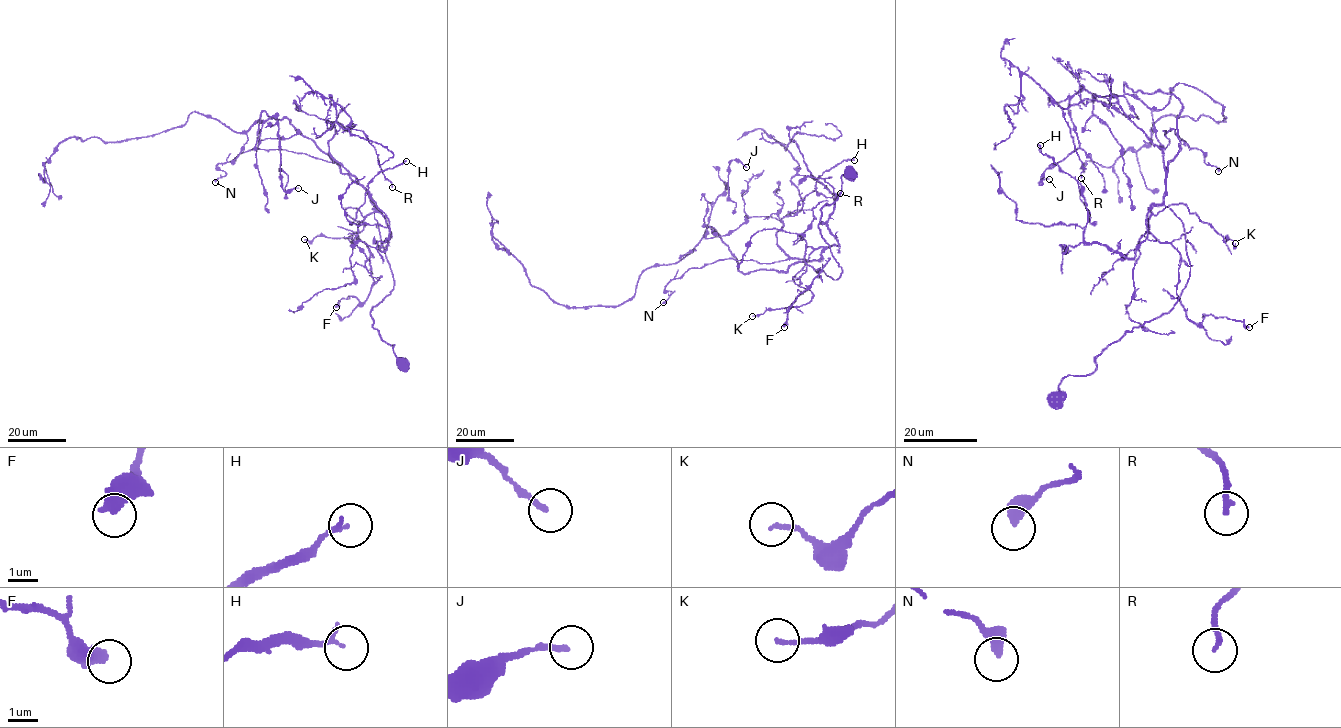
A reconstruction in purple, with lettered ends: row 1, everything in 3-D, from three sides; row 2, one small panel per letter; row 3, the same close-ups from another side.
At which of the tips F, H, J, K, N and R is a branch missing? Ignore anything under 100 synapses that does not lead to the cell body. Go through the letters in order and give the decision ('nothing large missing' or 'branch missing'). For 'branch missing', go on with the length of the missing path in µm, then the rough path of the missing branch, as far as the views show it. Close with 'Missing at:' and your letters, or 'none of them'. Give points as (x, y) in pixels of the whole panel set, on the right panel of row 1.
F: nothing large missing
H: nothing large missing
J: nothing large missing
K: nothing large missing
N: nothing large missing
R: nothing large missing
Missing at: none of them

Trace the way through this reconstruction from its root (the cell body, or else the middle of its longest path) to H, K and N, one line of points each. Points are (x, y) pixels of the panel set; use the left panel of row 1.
H: (402, 364), (372, 326), (394, 279), (373, 209), (390, 231), (381, 251), (389, 219), (367, 185), (406, 161)
K: (402, 364), (370, 315), (394, 285), (375, 209), (365, 216), (345, 210), (364, 224), (347, 238), (304, 239)
N: (402, 364), (372, 326), (394, 279), (372, 199), (353, 176), (254, 148), (217, 164), (226, 175), (215, 182)

